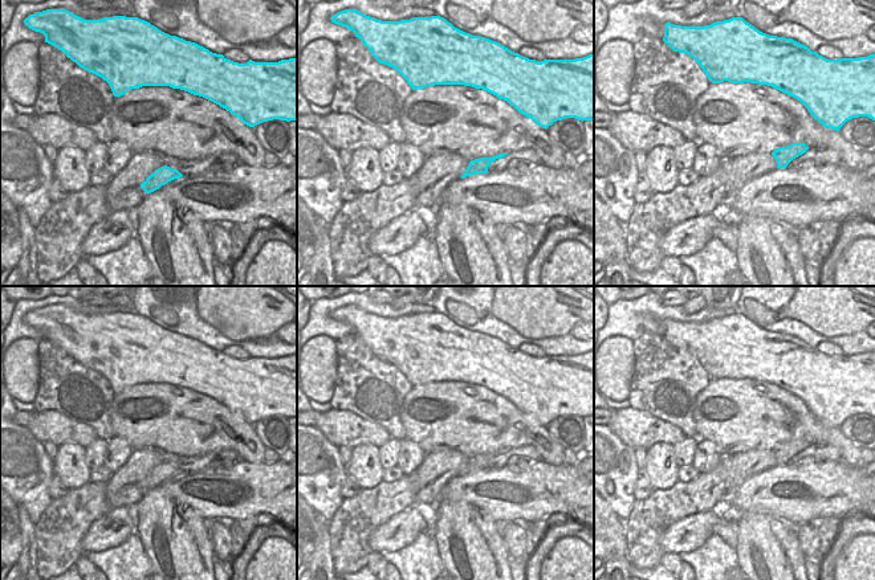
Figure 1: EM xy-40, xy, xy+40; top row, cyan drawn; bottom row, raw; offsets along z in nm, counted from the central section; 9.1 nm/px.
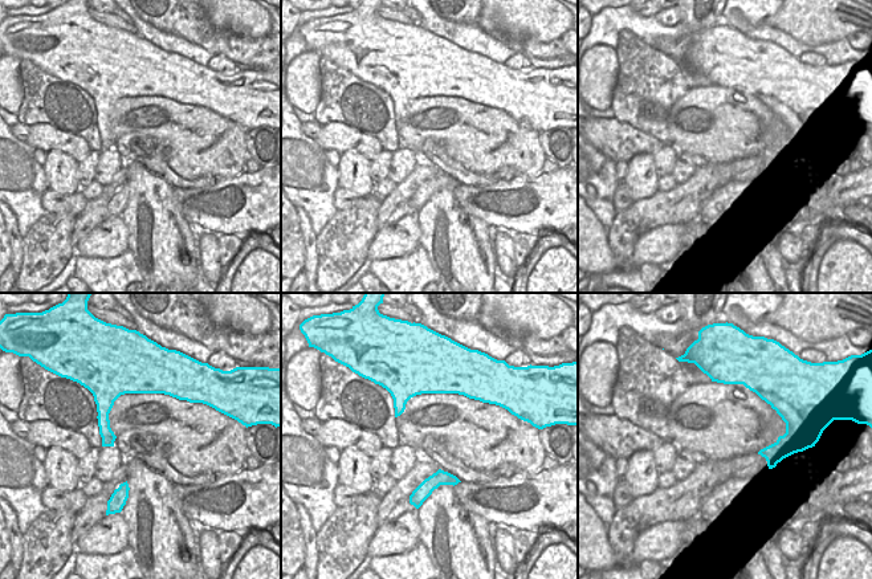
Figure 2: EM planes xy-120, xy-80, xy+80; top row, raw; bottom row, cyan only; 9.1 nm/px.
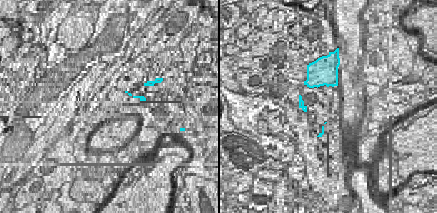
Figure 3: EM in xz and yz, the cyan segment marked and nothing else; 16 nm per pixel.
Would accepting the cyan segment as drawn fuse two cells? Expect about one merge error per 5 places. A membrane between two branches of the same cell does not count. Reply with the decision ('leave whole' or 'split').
leave whole

